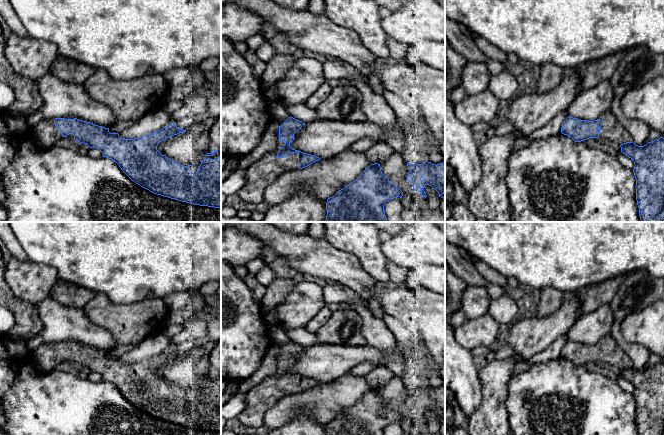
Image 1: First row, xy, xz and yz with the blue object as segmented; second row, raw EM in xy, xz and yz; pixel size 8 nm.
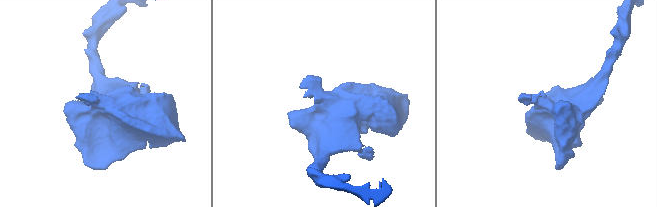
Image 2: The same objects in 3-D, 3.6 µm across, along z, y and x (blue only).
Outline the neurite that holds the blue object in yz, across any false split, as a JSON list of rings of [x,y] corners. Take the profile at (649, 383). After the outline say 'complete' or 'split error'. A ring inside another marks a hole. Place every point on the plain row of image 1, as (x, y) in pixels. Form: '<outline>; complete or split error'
[[[611,334],[597,344],[567,341],[561,357],[575,366],[599,362],[618,368],[621,376],[634,386],[636,424],[639,435],[664,435],[664,362],[638,370],[630,357],[619,347]]]; split error

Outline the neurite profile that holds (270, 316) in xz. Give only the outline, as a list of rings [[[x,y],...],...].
[[[275,307],[270,308],[265,314],[264,318],[266,323],[271,326],[276,326],[276,310]]]

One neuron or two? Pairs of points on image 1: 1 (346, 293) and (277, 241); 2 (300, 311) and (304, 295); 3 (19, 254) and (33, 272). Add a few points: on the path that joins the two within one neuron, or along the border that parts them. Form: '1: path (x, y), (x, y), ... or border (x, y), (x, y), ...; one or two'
1: border (340, 283), (353, 289), (360, 296); two
2: path (300, 307), (304, 299); one
3: border (12, 255), (22, 261), (28, 260); two

